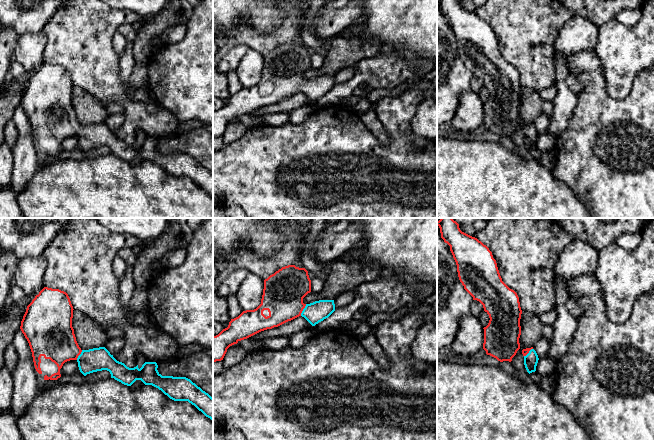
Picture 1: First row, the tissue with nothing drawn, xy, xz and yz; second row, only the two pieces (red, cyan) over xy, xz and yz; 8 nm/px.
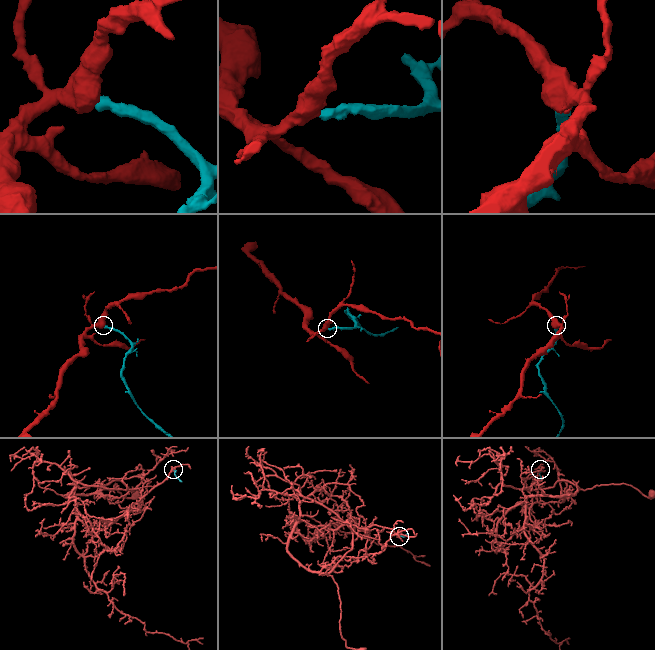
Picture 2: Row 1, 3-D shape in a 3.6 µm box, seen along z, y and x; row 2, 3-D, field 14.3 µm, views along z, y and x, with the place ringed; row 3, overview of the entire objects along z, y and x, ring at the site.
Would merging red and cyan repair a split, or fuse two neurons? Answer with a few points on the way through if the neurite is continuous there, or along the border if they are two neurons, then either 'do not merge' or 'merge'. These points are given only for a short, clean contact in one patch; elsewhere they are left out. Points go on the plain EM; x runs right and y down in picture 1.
runs through xz (283, 69), (302, 86), (315, 88); merge

